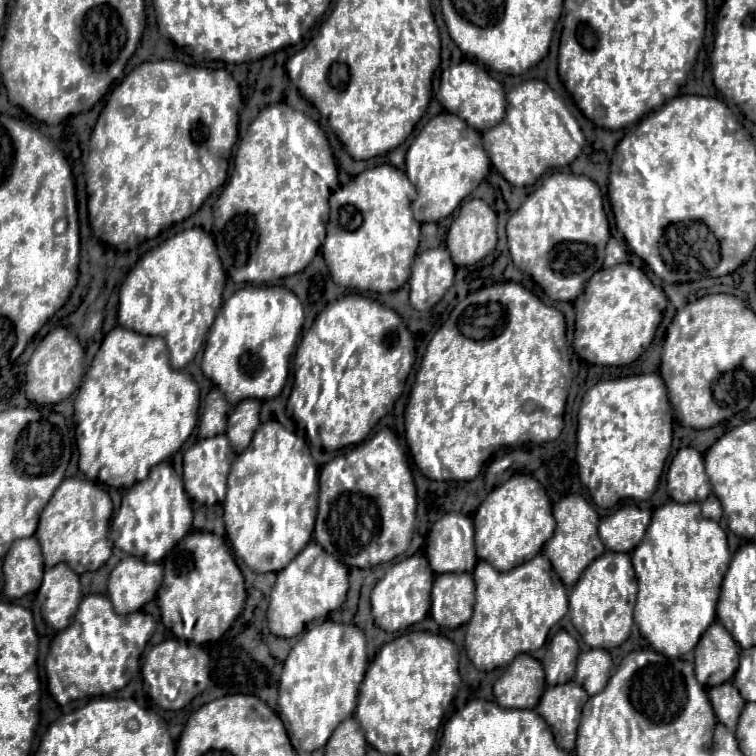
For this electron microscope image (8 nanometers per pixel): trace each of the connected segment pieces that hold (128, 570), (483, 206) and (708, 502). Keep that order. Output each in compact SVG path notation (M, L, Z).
M128 556L110 572L108 596L120 614L136 612L156 596L162 580L162 566Z
M468 200L452 222L446 246L456 266L470 266L496 248L496 212L484 200Z
M710 494L702 502L702 516L710 518L710 520L716 520L716 522L722 518L722 504L720 504L720 500L714 494Z

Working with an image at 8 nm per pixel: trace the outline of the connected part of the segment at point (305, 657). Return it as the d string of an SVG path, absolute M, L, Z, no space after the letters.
M334 620L312 622L304 636L294 644L284 660L278 706L288 722L288 732L300 740L300 746L306 752L322 748L338 724L354 714L366 666L366 638L364 632L352 624L340 624Z

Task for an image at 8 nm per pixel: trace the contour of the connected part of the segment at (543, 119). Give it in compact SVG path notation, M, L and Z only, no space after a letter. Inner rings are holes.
M526 80L506 94L508 110L504 120L482 134L484 150L492 166L512 186L532 186L552 166L568 166L576 160L584 146L584 136L574 116L554 90L542 80Z

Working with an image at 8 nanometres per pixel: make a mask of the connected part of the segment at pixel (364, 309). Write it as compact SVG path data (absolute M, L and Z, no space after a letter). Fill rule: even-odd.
M360 294L328 304L302 336L294 356L294 386L286 412L296 422L296 432L326 452L362 442L376 422L392 412L414 360L412 334L392 308Z

